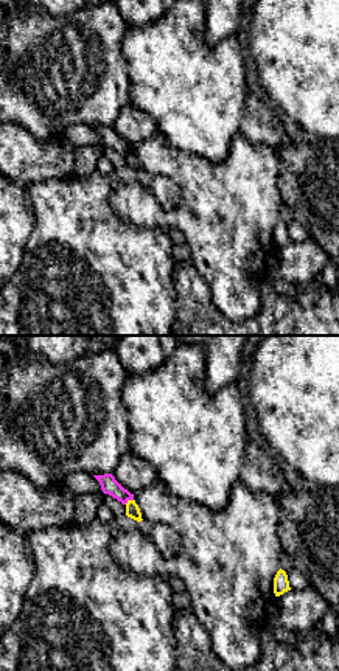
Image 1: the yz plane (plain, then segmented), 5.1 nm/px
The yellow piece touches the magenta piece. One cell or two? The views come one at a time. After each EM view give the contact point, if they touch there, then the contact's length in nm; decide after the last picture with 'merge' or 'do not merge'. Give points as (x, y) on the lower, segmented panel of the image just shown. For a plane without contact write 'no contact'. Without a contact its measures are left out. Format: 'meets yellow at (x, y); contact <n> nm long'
meets yellow at (128, 500); contact 50 nm long

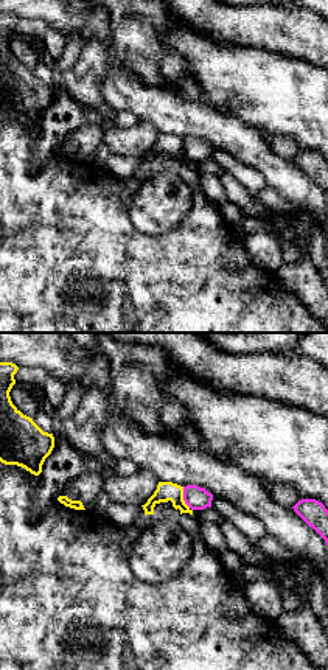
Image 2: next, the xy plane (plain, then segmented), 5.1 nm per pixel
meets yellow at (182, 499); contact 140 nm long

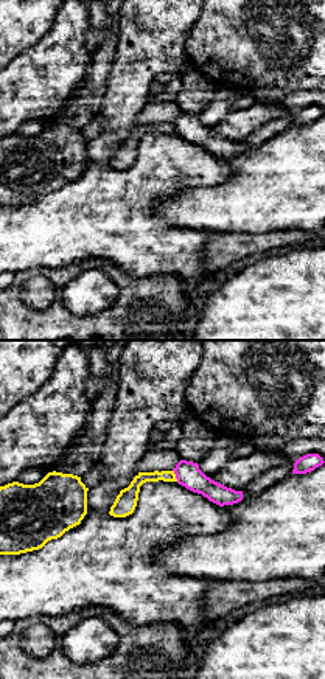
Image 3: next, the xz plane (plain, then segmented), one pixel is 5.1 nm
meets yellow at (174, 476); contact 70 nm long

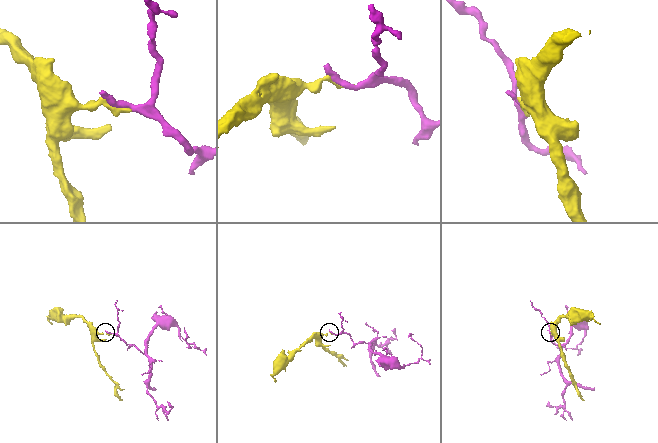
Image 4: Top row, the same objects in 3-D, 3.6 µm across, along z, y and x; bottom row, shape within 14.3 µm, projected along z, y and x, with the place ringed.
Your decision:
do not merge

